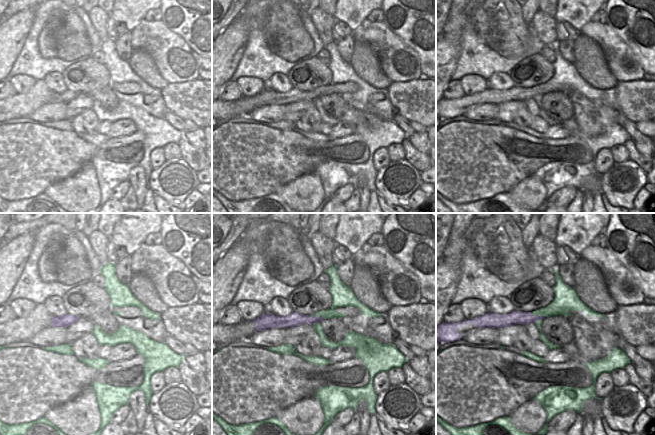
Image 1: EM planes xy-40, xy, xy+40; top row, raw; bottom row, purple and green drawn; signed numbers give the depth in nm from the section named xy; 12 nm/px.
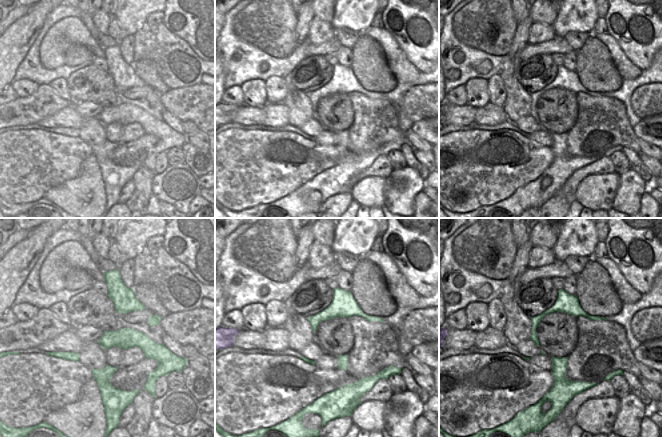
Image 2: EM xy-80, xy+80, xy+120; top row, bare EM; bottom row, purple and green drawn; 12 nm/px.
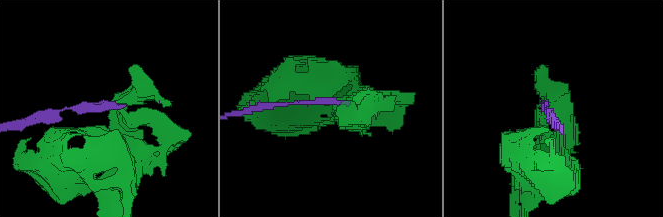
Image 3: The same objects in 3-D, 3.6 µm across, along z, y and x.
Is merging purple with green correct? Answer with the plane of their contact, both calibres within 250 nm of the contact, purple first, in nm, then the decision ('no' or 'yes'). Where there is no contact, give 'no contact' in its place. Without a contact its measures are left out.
xy+40 | 160/190 nm | no

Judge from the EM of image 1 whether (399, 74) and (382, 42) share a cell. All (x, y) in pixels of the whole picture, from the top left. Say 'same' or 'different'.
same

